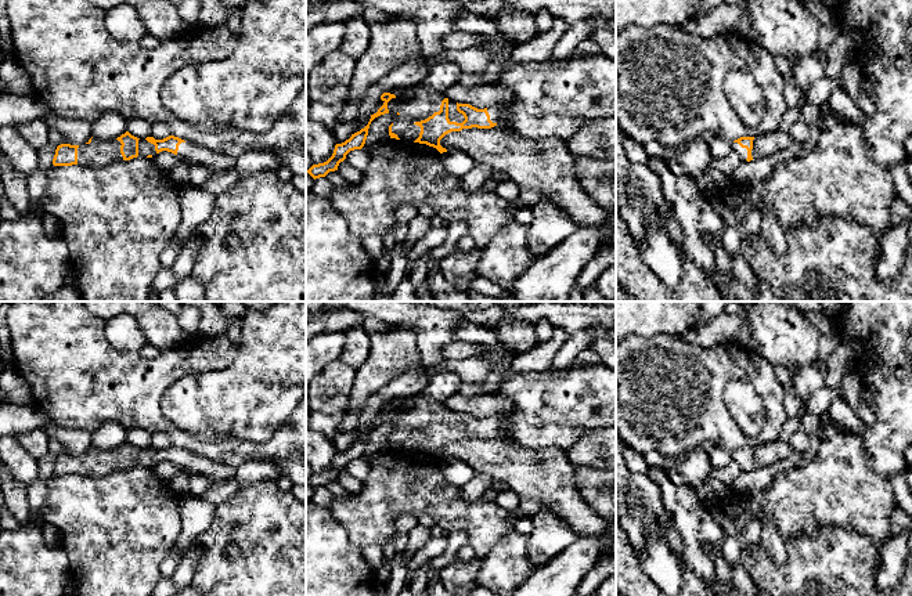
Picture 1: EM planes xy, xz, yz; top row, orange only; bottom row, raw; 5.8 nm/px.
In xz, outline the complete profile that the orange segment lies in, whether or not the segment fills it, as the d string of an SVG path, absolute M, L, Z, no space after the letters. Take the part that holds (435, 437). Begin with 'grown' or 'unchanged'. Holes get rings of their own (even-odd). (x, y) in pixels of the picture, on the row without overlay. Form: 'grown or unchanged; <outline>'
grown; M423 397L393 398L381 405L383 415L371 425L368 434L352 444L349 449L336 454L332 466L318 474L313 474L307 483L316 490L338 480L340 472L350 460L361 459L365 454L371 431L385 423L393 425L389 436L390 448L414 451L436 458L440 463L448 458L466 462L475 472L489 474L493 480L504 480L509 490L519 496L520 509L529 516L548 509L558 516L573 532L580 537L602 537L608 523L598 516L580 496L574 485L576 467L569 460L566 451L548 447L544 449L529 449L513 443L504 431L507 422L495 416L477 419L469 413L458 413L448 409L446 402Z

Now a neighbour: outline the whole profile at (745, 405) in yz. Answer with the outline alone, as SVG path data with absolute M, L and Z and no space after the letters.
M728 382L722 397L731 418L745 436L754 437L763 430L767 422L765 404L749 382Z

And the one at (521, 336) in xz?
M507 321L498 326L501 343L516 353L525 353L534 348L540 342L536 325L526 321Z

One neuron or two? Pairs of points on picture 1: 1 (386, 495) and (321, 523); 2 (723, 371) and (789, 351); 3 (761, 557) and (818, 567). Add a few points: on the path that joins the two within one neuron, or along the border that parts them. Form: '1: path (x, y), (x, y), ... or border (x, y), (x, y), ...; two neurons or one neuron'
1: border (327, 508), (353, 544); two neurons
2: border (754, 351), (772, 365); two neurons
3: path (775, 570), (804, 570); one neuron

